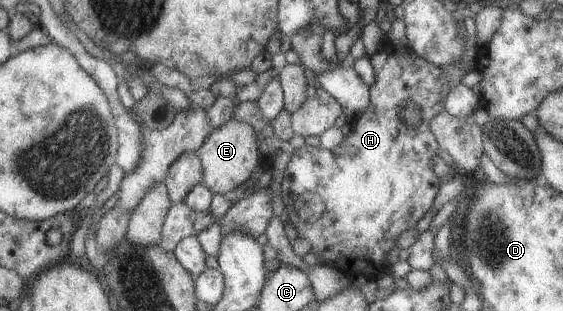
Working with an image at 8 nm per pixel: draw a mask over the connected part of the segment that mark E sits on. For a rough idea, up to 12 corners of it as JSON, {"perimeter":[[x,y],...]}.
{"perimeter":[[236,117],[198,152],[203,184],[234,191],[261,161],[254,127]]}

